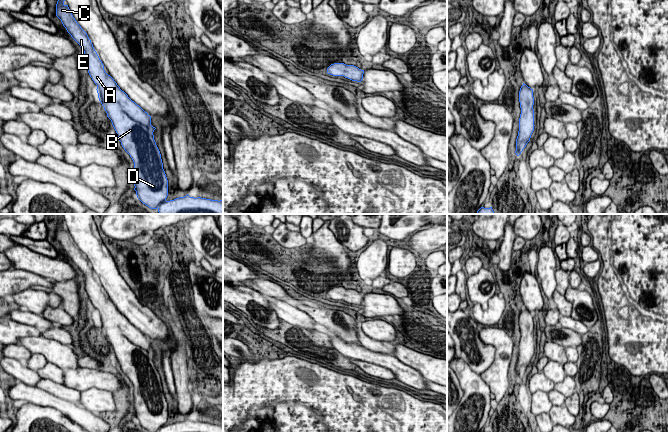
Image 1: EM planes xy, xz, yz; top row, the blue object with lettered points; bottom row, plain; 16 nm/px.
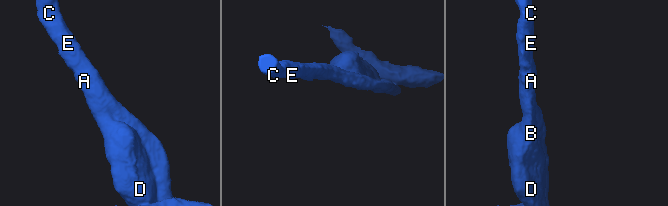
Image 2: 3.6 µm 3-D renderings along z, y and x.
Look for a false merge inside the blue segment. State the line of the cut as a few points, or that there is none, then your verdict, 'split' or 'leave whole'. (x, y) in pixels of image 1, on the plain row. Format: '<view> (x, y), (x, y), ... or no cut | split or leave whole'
no cut | leave whole

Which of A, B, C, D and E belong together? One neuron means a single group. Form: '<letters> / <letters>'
A B C D E

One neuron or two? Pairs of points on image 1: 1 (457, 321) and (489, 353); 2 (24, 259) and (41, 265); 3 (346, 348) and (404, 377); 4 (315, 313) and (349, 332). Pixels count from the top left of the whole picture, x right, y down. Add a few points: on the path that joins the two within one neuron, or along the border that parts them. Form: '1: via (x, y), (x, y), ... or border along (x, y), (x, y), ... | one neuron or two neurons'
1: via (463, 330), (480, 348) | one neuron
2: via (28, 260), (37, 263) | one neuron
3: via (361, 353), (390, 362) | one neuron
4: via (323, 317), (341, 326) | one neuron

